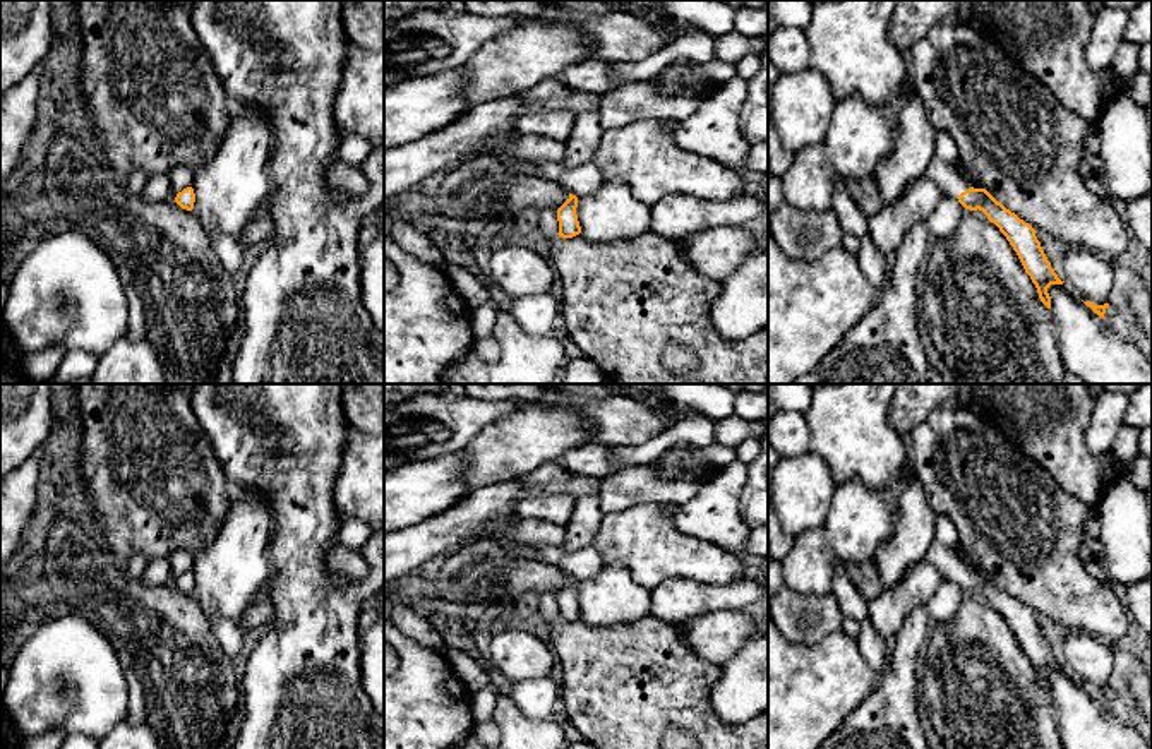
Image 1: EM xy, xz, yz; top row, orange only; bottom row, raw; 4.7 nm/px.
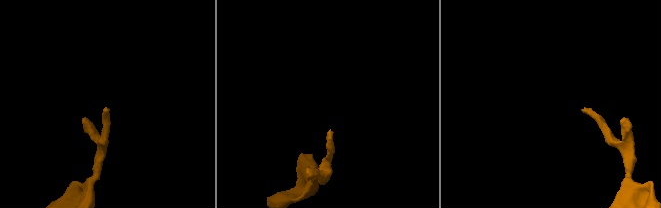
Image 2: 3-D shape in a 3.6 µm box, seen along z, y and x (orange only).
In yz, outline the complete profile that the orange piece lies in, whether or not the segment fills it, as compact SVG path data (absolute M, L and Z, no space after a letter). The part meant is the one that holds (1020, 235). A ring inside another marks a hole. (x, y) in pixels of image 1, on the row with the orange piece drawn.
M939 158L931 161L924 177L934 182L943 194L957 197L965 209L982 211L987 219L999 228L1035 285L1041 302L1051 309L1047 288L1051 285L1063 285L1065 281L1061 281L1051 267L1041 242L1035 237L1035 230L998 202L986 189L970 187L953 166Z

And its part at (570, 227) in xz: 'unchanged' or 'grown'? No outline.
unchanged

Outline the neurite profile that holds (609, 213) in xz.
M605 180L576 207L581 237L591 243L634 240L651 228L651 206L638 201L622 180Z

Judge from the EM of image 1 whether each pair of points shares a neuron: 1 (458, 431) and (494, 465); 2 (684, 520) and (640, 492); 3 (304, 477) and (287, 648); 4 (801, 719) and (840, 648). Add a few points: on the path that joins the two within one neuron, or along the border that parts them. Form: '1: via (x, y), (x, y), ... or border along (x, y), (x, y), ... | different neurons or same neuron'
1: border along (503, 419), (489, 422), (463, 448) | different neurons
2: border along (705, 482), (690, 499), (676, 504) | different neurons
3: via (306, 520), (300, 535), (300, 605) | same neuron
4: via (801, 701), (835, 665) | same neuron

